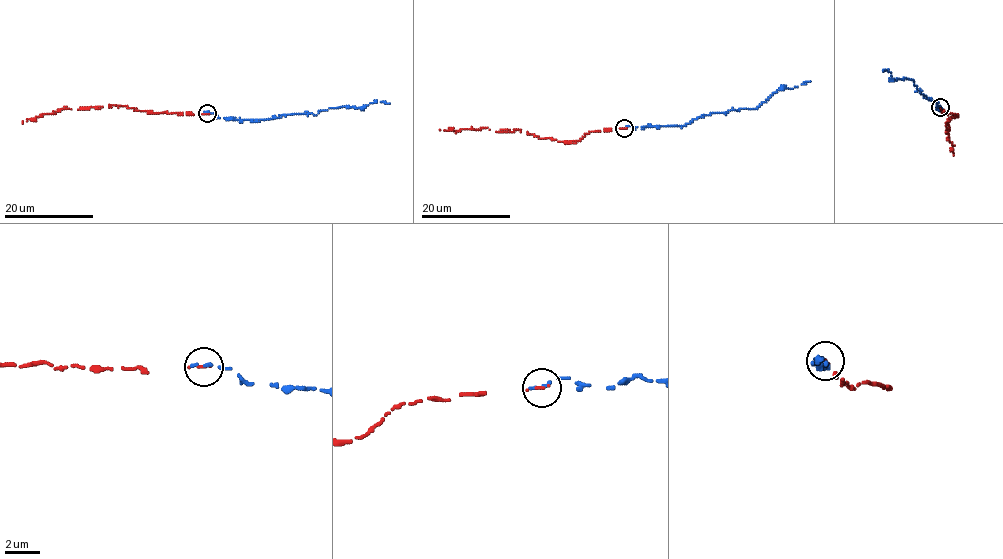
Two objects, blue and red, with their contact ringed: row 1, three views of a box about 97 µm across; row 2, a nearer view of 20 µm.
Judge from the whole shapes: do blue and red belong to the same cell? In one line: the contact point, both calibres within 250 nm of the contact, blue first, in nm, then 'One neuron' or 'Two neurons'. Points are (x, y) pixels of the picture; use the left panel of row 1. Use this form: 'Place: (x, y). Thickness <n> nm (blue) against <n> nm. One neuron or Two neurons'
Place: (207, 113). Thickness 200 nm (blue) against 140 nm. One neuron

